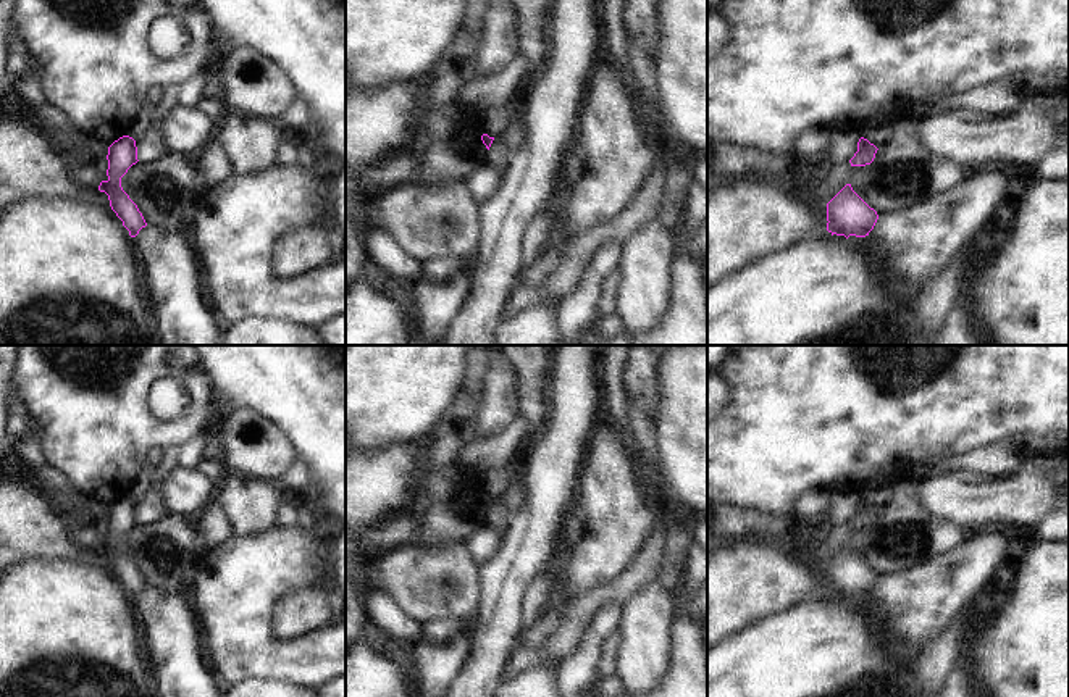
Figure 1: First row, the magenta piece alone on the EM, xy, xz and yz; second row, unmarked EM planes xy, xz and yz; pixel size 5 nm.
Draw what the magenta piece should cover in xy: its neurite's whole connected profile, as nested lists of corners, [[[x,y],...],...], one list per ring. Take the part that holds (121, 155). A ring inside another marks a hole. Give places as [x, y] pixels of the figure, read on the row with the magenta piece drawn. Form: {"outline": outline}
{"outline": [[[129,136],[119,137],[108,147],[107,160],[108,179],[100,182],[99,190],[108,195],[111,210],[123,221],[123,226],[129,231],[129,236],[136,237],[139,231],[147,226],[147,223],[137,205],[121,187],[121,177],[139,161],[136,140]]]}

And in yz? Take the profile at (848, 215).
{"outline": [[[846,184],[827,203],[827,231],[833,236],[866,237],[874,229],[878,215]]]}

